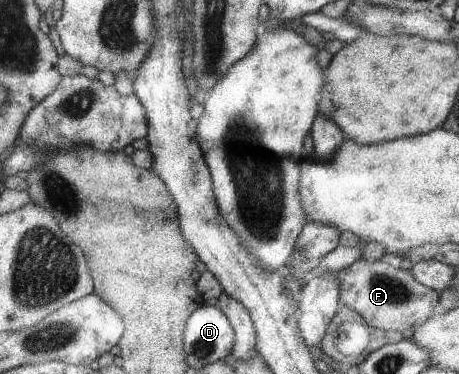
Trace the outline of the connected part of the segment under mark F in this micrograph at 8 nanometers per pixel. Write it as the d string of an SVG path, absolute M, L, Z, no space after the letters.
M357 259L338 271L336 277L340 281L342 304L360 312L372 328L404 333L435 315L440 303L439 291L421 284L413 271L401 269L387 259L374 262Z

